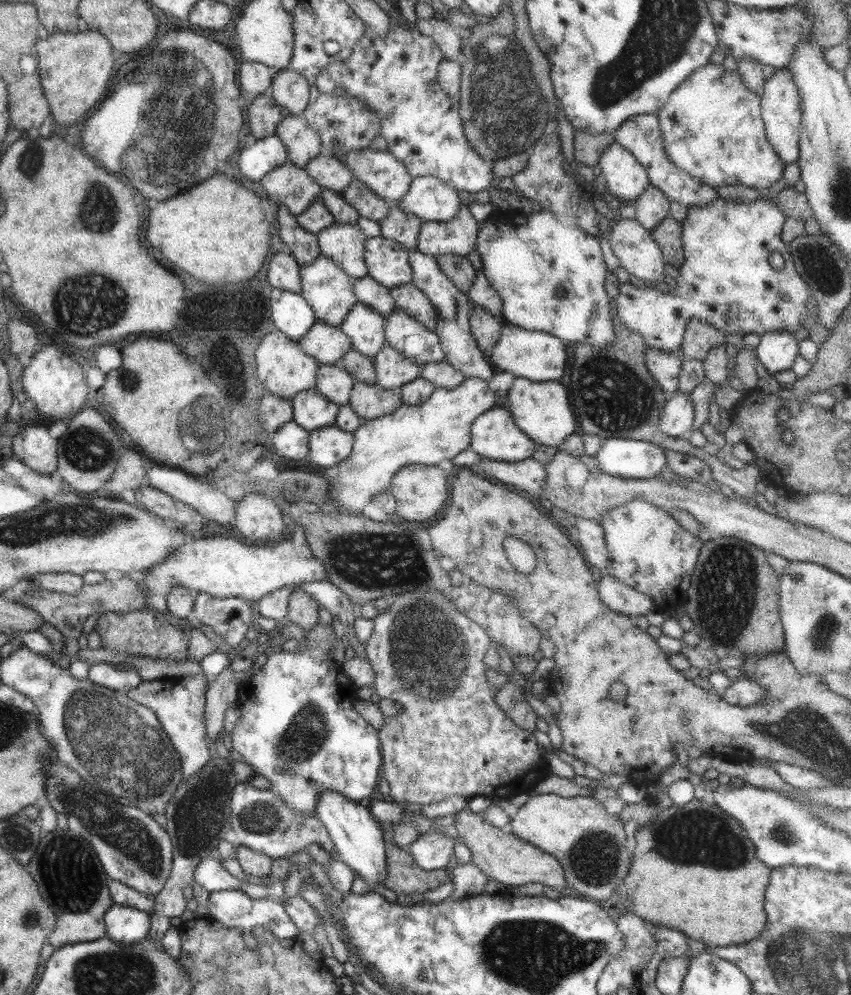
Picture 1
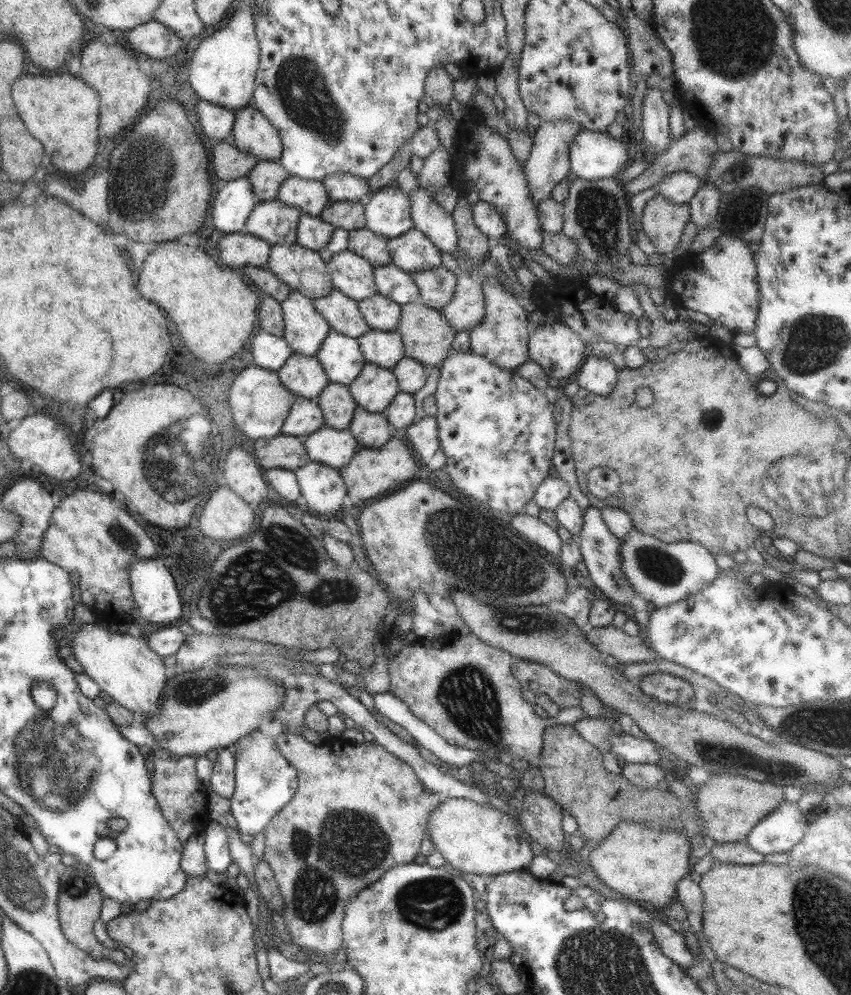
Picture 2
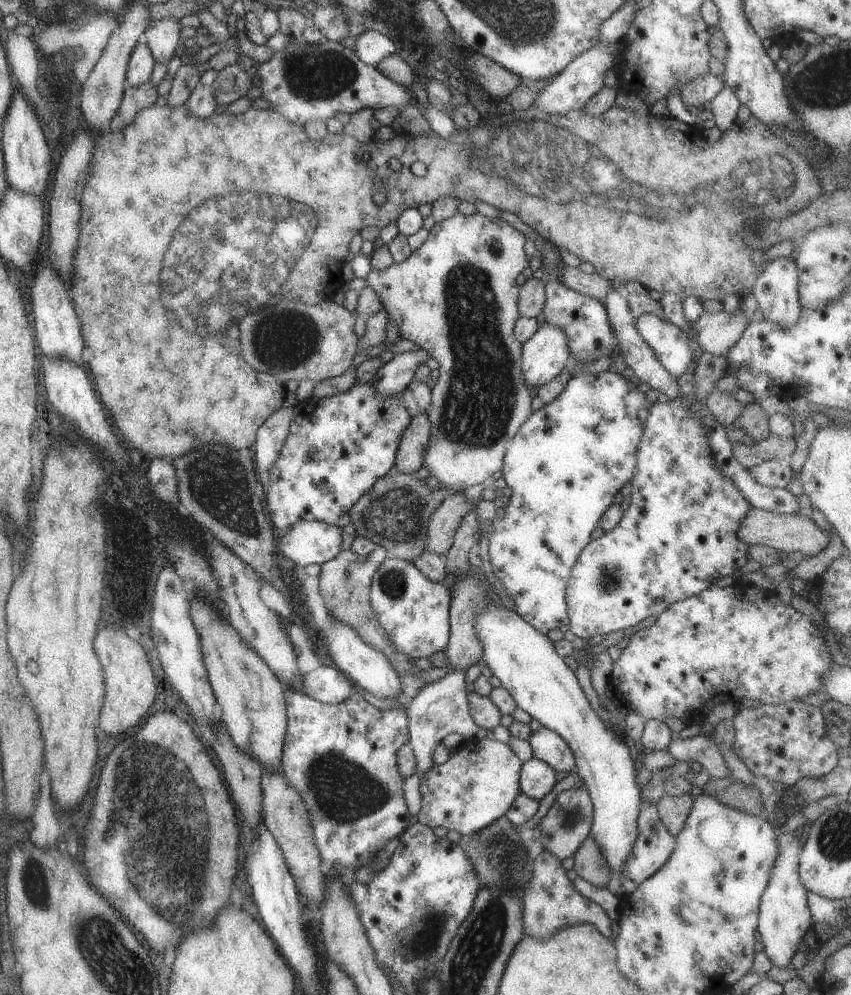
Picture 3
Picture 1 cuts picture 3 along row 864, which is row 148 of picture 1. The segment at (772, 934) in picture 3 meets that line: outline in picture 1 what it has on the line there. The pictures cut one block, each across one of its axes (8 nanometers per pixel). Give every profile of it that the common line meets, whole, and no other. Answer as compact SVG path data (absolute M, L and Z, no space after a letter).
M778 69L772 77L765 81L765 89L761 96L761 117L765 133L772 148L784 164L799 160L799 138L802 132L802 107L798 87L793 74L787 69Z

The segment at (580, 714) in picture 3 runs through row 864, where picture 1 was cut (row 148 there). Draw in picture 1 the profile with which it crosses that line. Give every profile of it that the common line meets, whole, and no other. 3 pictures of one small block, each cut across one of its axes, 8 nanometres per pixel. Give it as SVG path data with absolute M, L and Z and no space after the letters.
M616 142L612 143L602 154L598 166L600 166L602 176L606 179L608 191L618 200L624 200L625 203L636 202L650 186L644 167L636 161L636 157L631 152Z

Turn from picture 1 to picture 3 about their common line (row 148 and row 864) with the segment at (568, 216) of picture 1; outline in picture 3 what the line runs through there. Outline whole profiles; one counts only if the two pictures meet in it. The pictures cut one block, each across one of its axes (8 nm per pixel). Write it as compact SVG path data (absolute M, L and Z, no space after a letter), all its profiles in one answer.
M544 850L532 862L533 875L527 882L523 896L523 929L526 935L538 940L549 939L556 931L580 923L590 923L610 940L614 940L612 925L602 906L590 901L574 889L574 883L566 875L560 859Z

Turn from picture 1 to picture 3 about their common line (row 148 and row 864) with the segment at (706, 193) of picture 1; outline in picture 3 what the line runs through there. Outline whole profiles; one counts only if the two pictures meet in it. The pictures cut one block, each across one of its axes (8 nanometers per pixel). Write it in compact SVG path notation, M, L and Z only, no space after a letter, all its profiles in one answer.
M648 801L641 802L638 828L638 838L621 872L621 878L630 878L639 885L670 858L677 838L664 826L657 806Z

